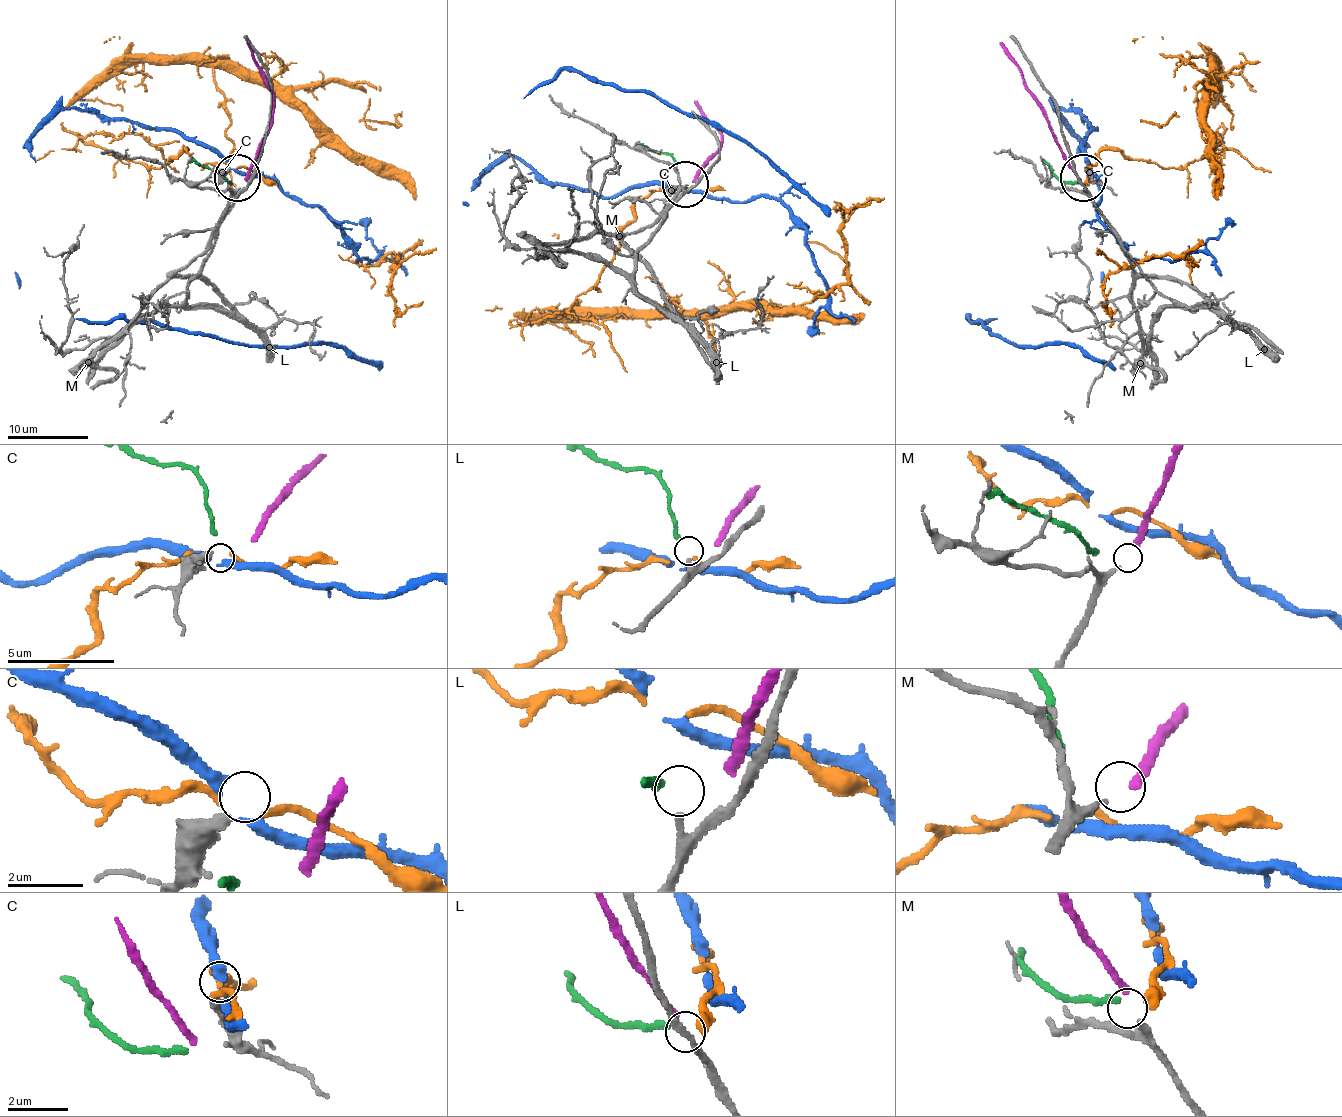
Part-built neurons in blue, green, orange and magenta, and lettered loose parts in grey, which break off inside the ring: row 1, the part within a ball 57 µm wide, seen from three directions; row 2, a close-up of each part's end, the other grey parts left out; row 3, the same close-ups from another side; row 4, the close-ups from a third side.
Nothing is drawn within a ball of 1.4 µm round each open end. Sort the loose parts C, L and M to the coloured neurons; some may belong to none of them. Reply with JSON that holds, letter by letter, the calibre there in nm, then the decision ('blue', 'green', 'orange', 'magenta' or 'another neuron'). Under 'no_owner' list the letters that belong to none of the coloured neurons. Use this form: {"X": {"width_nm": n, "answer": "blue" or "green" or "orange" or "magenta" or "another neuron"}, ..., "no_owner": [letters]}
{"C": {"width_nm": 380, "answer": "blue"}, "L": {"width_nm": 130, "answer": "green"}, "M": {"width_nm": 180, "answer": "another neuron"}, "no_owner": ["M"]}

